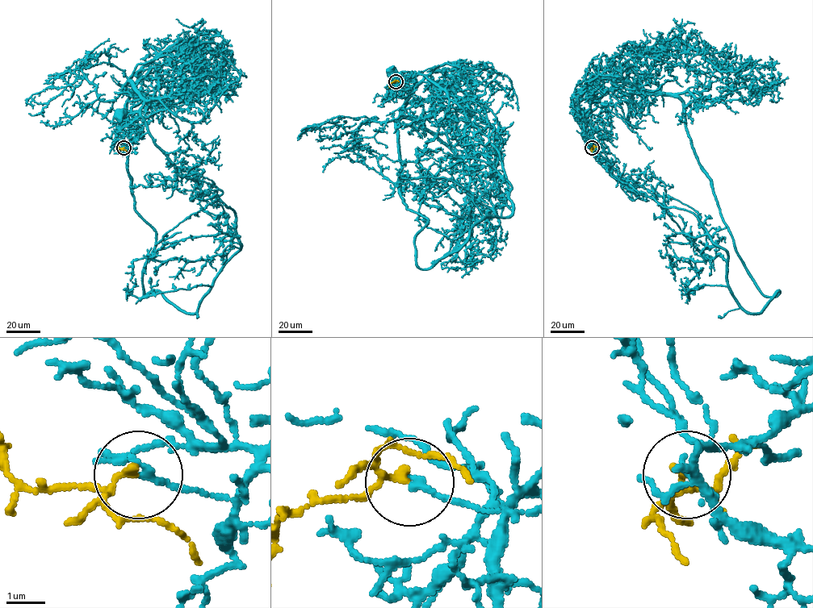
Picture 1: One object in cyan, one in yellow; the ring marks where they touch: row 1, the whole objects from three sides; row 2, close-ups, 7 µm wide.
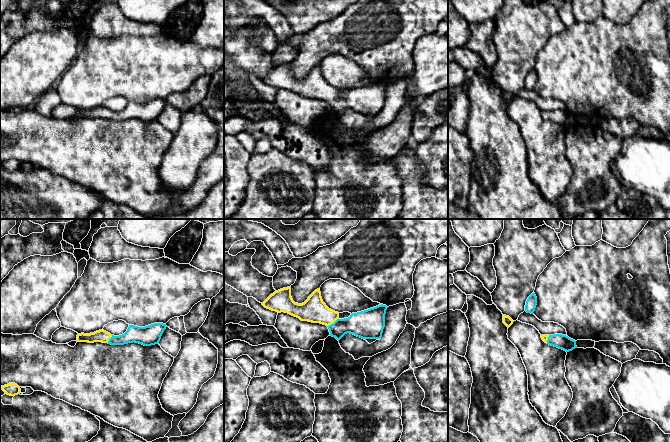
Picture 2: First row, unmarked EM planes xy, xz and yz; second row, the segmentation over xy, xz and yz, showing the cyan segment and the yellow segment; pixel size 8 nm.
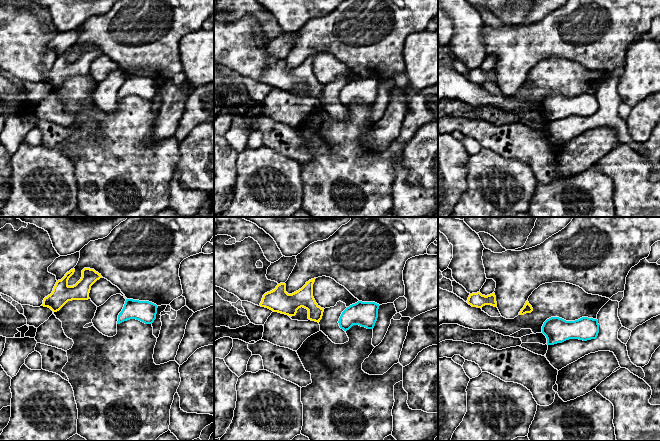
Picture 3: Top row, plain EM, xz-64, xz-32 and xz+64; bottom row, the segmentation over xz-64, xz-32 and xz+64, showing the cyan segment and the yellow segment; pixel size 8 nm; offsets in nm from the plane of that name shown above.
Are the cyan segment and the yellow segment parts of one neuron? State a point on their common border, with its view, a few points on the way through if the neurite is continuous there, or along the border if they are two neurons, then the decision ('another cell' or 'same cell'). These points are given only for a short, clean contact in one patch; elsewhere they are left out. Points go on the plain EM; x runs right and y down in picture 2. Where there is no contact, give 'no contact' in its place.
contact xz (333, 99); way xz (364, 100), (333, 99), (326, 92), (314, 86); same cell

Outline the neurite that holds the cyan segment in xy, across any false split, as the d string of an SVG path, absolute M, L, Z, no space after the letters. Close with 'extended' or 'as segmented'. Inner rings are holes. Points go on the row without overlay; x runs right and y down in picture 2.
M154 99L145 103L129 101L127 107L119 112L99 106L90 110L78 110L77 117L88 119L102 118L111 121L124 121L135 118L144 122L151 122L159 119L166 103L166 100L163 99Z; extended

